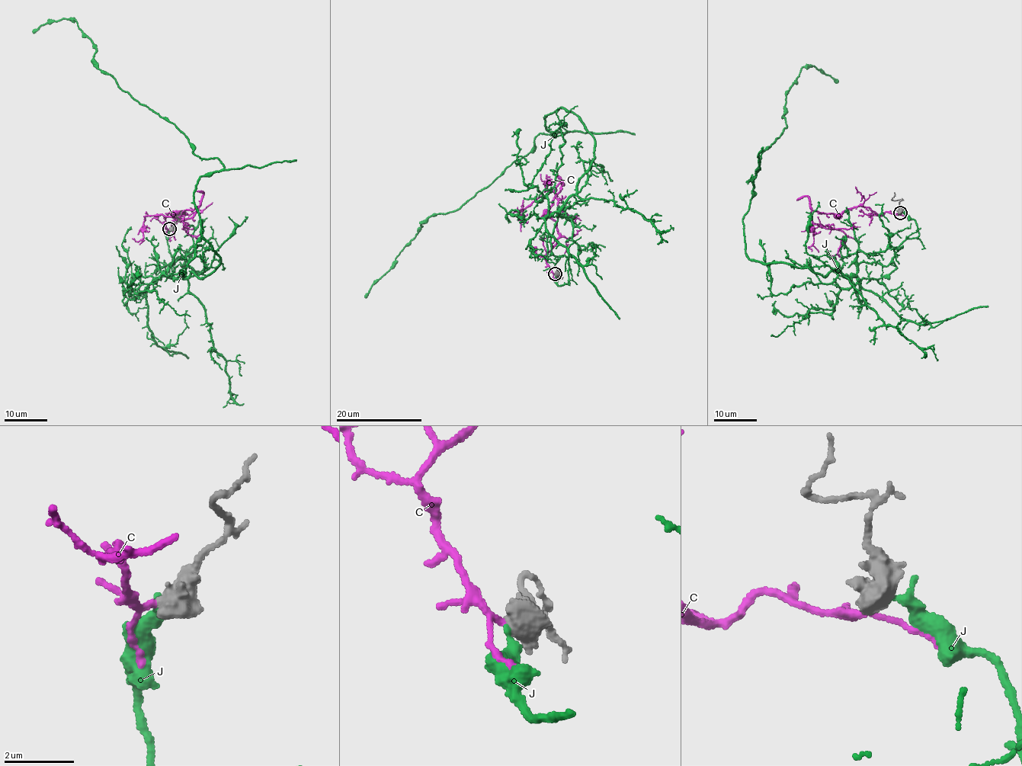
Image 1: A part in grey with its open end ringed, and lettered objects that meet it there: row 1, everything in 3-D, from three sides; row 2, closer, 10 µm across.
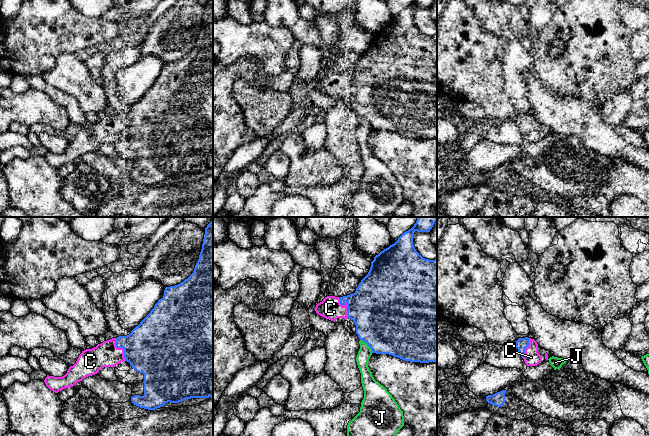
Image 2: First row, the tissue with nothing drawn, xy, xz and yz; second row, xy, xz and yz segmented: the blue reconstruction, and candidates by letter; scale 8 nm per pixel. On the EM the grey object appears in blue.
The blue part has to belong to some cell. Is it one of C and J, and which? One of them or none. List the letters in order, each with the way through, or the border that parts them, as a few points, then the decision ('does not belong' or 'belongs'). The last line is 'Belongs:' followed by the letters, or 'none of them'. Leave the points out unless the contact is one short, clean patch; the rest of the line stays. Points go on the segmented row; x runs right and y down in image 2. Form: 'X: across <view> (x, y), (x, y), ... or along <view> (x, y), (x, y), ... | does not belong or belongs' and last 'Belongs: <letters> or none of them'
C: belongs
J: along xz (360, 339), (367, 344), (372, 352) | does not belong
Belongs: C

